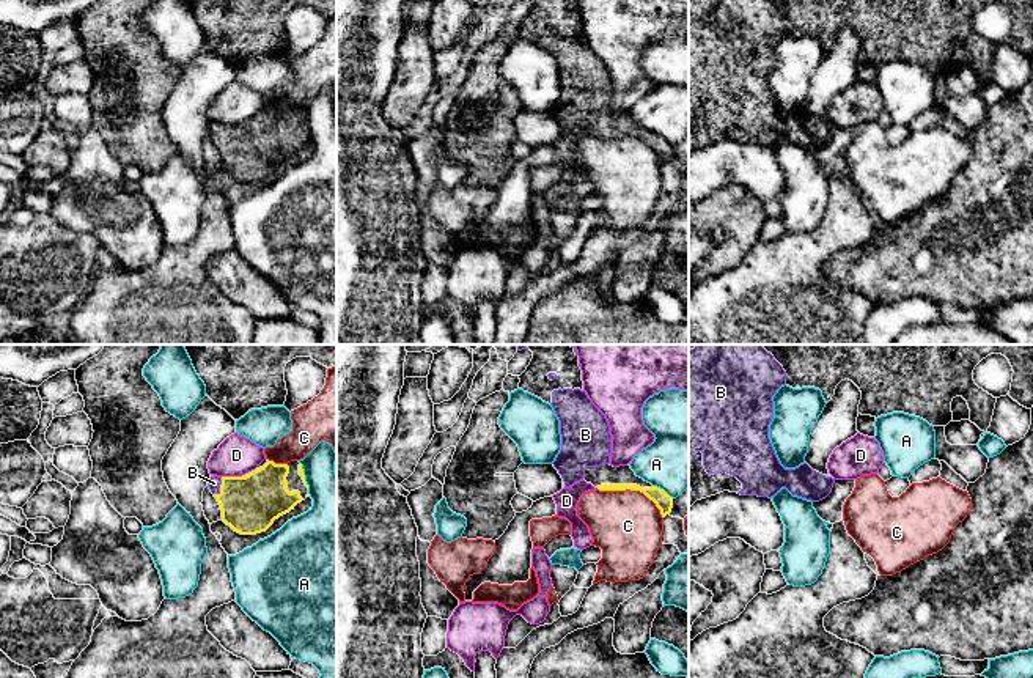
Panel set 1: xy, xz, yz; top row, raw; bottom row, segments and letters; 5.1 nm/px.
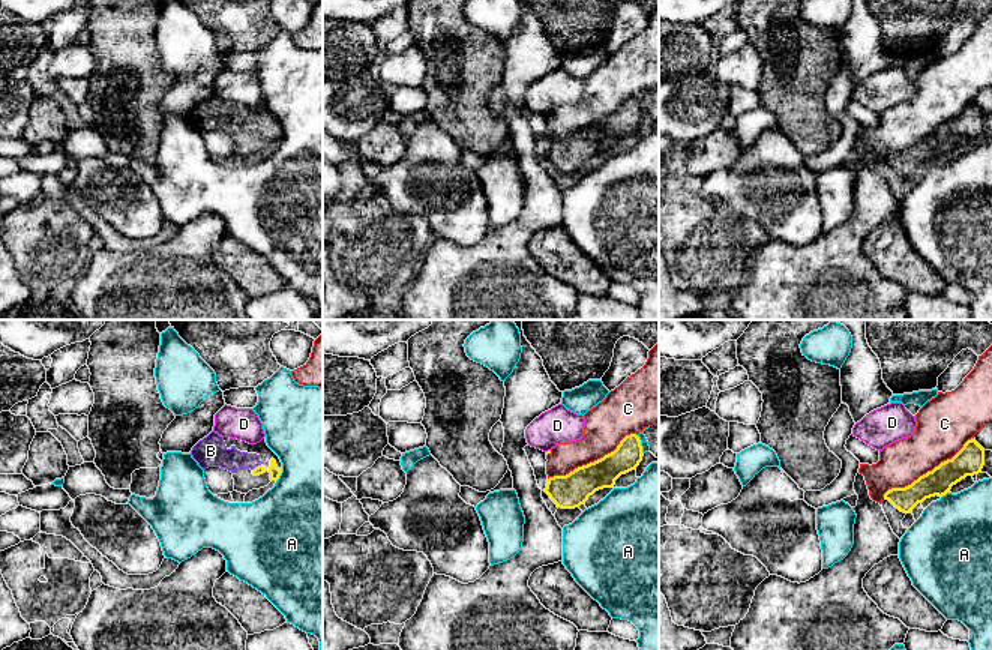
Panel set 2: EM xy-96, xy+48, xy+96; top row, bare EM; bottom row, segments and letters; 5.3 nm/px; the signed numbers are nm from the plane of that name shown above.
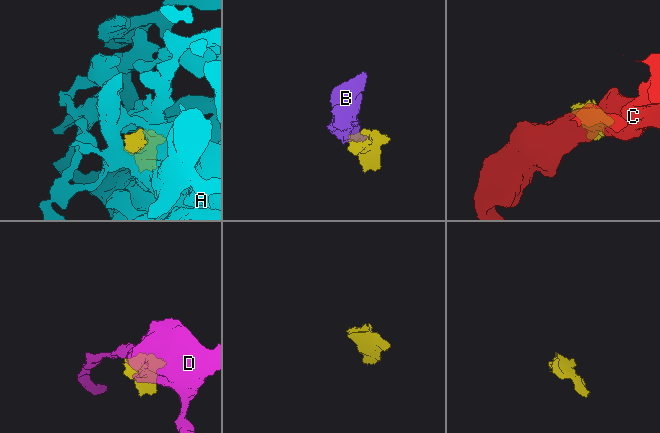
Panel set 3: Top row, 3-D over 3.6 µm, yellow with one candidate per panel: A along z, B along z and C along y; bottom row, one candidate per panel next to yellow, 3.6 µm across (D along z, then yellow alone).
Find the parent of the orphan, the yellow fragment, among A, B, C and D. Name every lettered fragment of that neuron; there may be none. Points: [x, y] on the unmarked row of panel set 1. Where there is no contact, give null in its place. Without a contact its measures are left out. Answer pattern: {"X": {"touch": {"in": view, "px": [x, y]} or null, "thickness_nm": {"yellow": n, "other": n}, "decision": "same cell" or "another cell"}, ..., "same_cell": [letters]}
{"A": {"touch": {"in": "xz", "px": [662, 137]}, "thickness_nm": {"yellow": 90, "other": 360}, "decision": "another cell"}, "B": {"touch": {"in": "xy", "px": [220, 134]}, "thickness_nm": {"yellow": 300, "other": 70}, "decision": "same cell"}, "C": {"touch": {"in": "xz", "px": [634, 137]}, "thickness_nm": {"yellow": 90, "other": 360}, "decision": "another cell"}, "D": {"touch": {"in": "xy", "px": [231, 125]}, "thickness_nm": {"yellow": 300, "other": 200}, "decision": "another cell"}, "same_cell": ["B"]}

